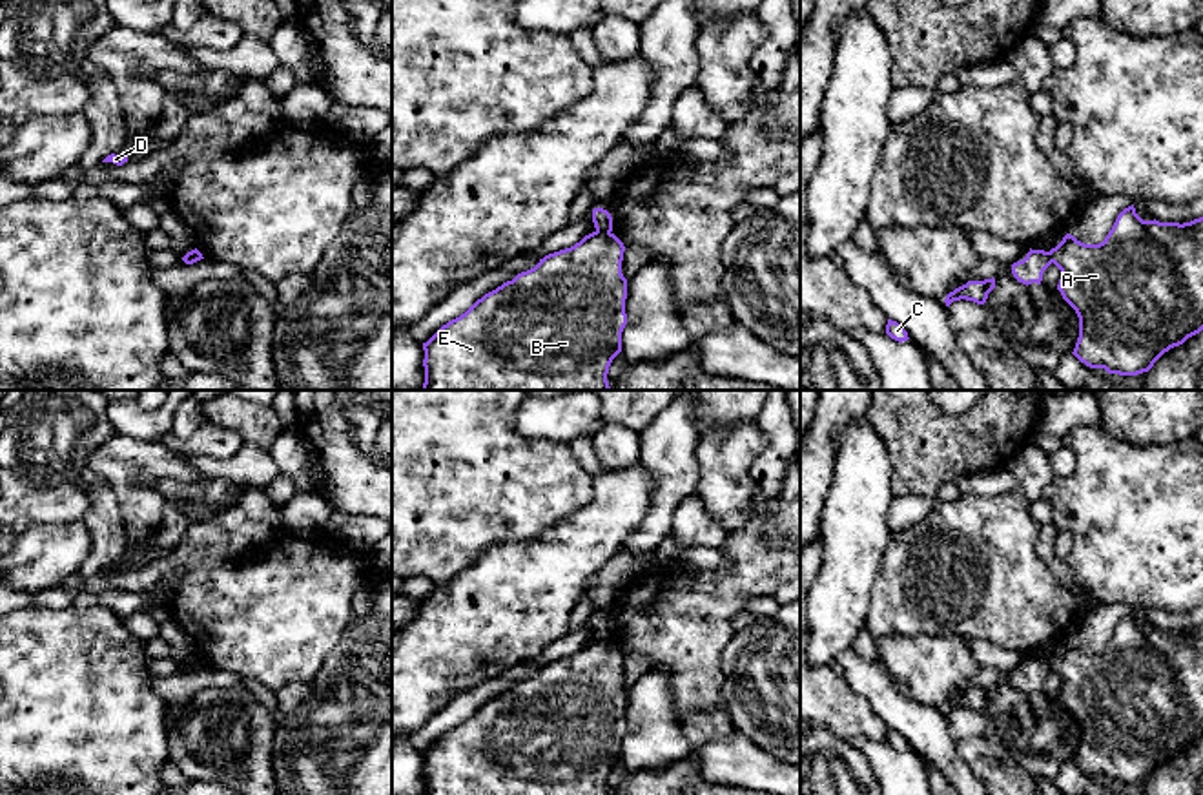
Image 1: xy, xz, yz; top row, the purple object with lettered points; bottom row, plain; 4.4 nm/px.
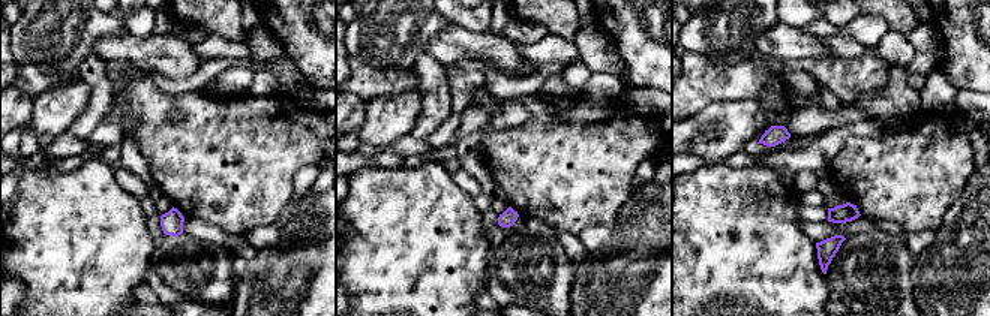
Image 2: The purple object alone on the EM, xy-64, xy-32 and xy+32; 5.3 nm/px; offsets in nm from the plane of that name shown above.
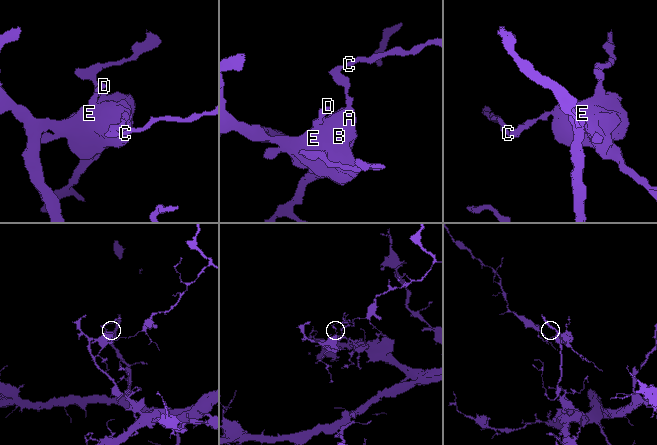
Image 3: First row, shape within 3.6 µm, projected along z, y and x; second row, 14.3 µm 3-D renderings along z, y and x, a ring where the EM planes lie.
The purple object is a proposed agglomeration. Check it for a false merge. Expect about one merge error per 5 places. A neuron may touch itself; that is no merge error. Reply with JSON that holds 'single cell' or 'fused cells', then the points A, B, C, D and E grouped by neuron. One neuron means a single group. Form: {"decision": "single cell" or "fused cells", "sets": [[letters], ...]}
{"decision": "fused cells", "sets": [["A", "B", "D", "E"], ["C"]]}

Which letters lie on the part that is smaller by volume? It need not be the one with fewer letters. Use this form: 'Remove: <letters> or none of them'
Remove: C

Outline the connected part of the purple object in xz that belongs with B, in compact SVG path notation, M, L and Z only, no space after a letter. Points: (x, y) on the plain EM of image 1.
M592 640L485 702L423 751L423 795L609 795L609 775L622 760L622 740L627 733L623 660L625 655L614 642Z

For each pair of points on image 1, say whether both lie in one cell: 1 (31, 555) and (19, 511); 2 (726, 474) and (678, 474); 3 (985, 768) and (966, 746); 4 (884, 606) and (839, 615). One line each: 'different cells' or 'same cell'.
1: different cells
2: different cells
3: same cell
4: different cells

